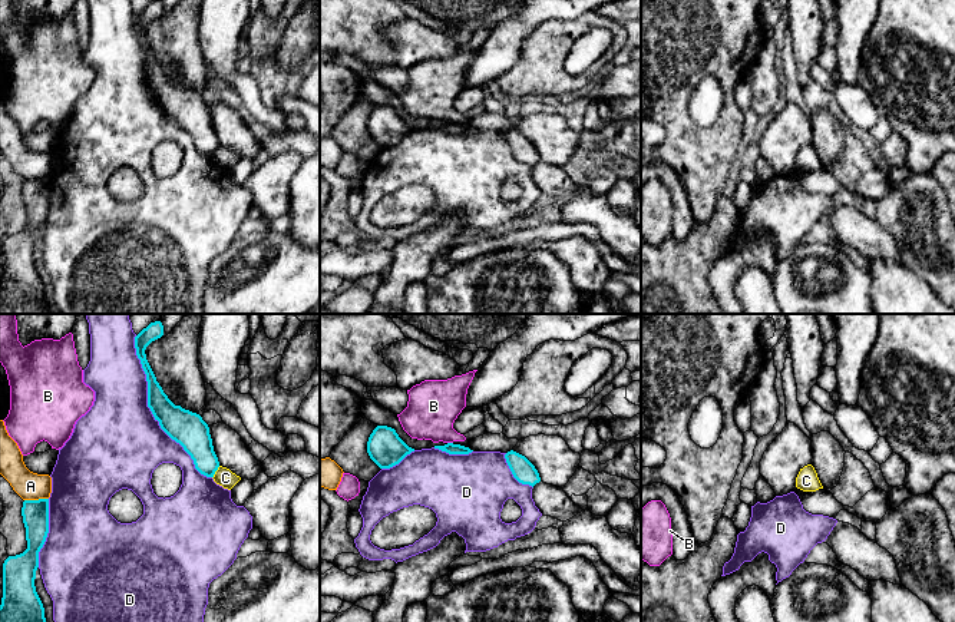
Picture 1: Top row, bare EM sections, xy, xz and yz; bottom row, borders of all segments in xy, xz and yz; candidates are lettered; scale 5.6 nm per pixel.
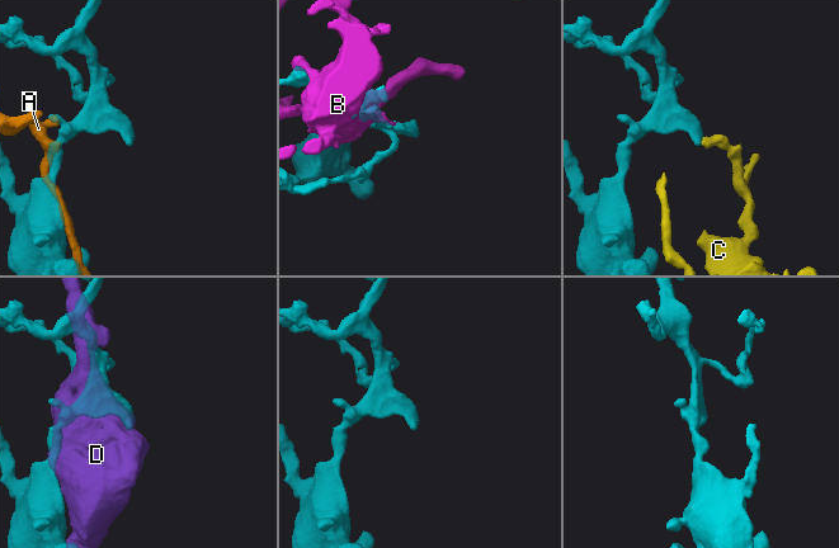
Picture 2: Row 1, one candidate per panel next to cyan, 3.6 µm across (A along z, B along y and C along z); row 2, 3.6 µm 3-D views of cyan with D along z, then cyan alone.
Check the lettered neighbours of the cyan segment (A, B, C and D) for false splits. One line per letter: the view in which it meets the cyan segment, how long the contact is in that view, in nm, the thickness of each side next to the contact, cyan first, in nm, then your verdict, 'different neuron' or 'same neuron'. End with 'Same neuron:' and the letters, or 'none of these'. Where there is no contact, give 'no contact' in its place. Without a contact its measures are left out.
A: meets cyan in xy; contact 140 nm long; 150 nm thick on the cyan side, 160 nm on the other; different neuron
B: meets cyan in xz; contact 30 nm long; 60 nm thick on the cyan side, 280 nm on the other; different neuron
C: meets cyan in xy; contact 80 nm long; 190 nm thick on the cyan side, 100 nm on the other; different neuron
D: meets cyan in xy; contact 900 nm long; 200 nm thick on the cyan side, 480 nm on the other; different neuron
Same neuron: none of these

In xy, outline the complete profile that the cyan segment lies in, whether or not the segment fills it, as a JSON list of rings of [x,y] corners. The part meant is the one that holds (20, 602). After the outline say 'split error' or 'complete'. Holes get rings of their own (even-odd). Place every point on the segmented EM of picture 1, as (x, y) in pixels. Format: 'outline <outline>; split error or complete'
outline [[[49,499],[24,500],[22,507],[27,549],[3,563],[0,622],[46,622],[34,579],[39,552],[49,533]]]; complete

